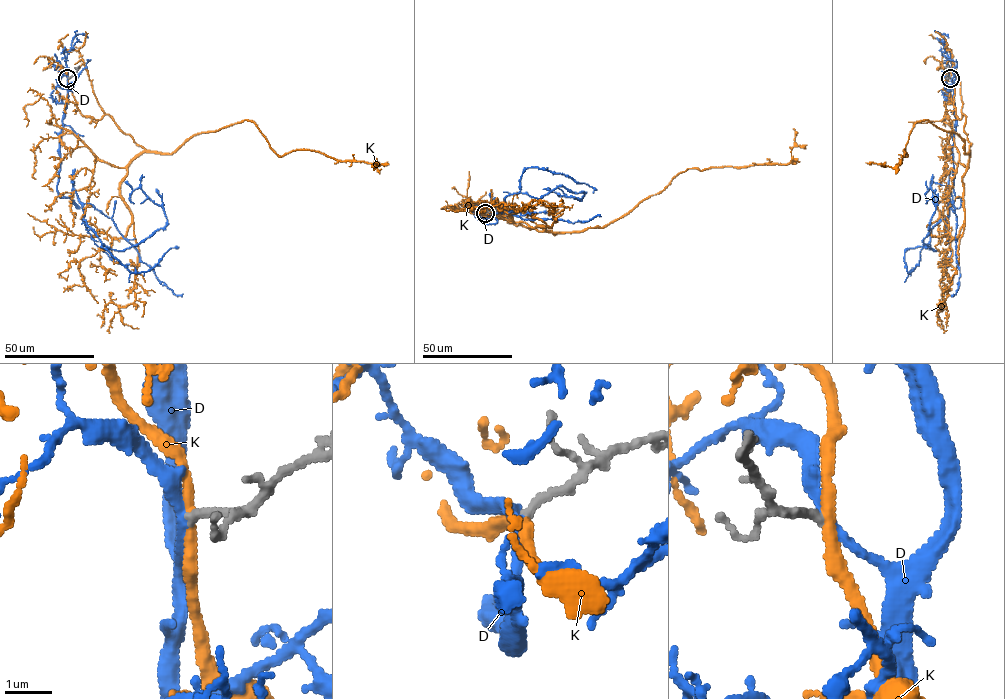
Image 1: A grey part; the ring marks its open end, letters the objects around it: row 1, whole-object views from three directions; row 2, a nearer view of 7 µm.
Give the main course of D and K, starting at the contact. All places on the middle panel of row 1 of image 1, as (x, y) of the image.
D: (486, 213), (475, 216), (496, 224), (488, 215), (518, 193), (540, 198), (562, 186), (584, 194), (552, 190)
K: (486, 213), (554, 234), (603, 227), (660, 192), (687, 168), (788, 164), (794, 143), (793, 128)

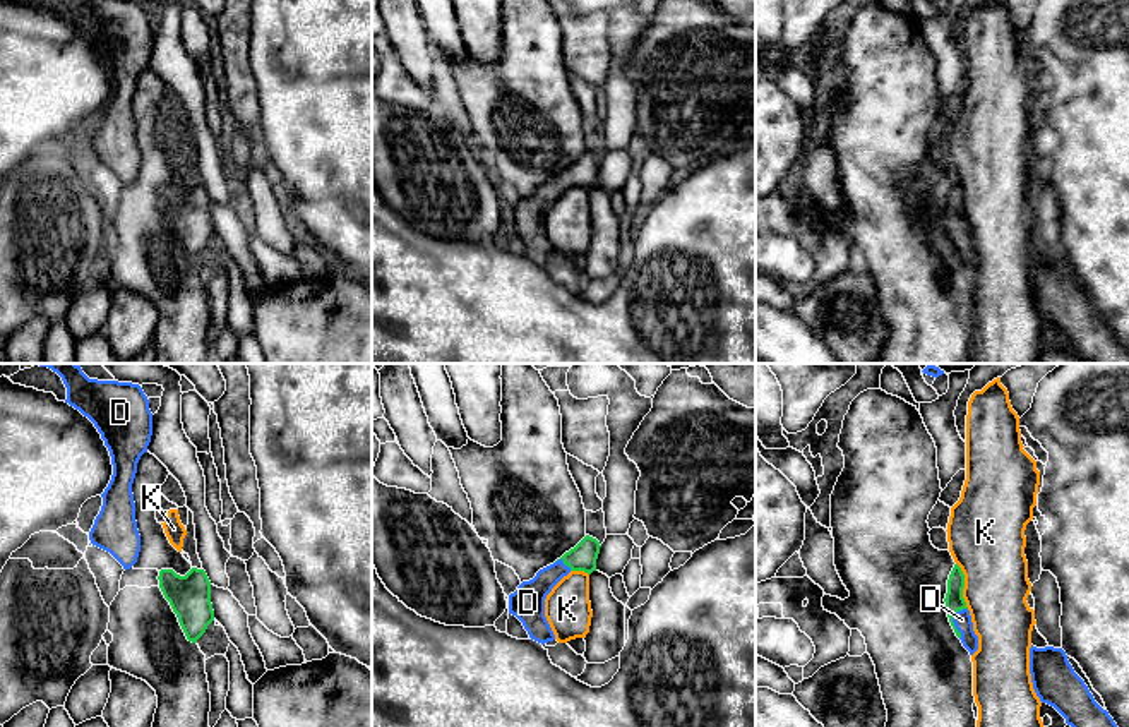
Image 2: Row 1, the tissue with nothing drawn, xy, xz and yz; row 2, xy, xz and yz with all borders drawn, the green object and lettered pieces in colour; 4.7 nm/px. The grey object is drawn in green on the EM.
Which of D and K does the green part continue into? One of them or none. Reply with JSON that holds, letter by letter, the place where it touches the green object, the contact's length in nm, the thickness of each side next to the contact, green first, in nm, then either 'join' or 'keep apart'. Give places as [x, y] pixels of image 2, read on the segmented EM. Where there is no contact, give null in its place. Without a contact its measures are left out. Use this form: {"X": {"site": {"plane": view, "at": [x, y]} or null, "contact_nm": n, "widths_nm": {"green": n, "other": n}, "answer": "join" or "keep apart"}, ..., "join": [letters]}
{"D": {"site": {"plane": "yz", "at": [951, 621]}, "contact_nm": 160, "widths_nm": {"green": 90, "other": 90}, "answer": "join"}, "K": {"site": {"plane": "yz", "at": [963, 585]}, "contact_nm": 220, "widths_nm": {"green": 90, "other": 360}, "answer": "keep apart"}, "join": ["D"]}

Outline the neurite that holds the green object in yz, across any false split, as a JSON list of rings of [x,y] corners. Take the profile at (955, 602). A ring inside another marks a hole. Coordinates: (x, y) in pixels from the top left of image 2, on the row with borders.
[[[954,564],[949,580],[947,580],[947,593],[946,593],[946,612],[949,622],[961,640],[963,646],[973,655],[978,650],[978,636],[973,631],[973,622],[966,602],[963,598],[965,588],[965,574],[958,564]]]

